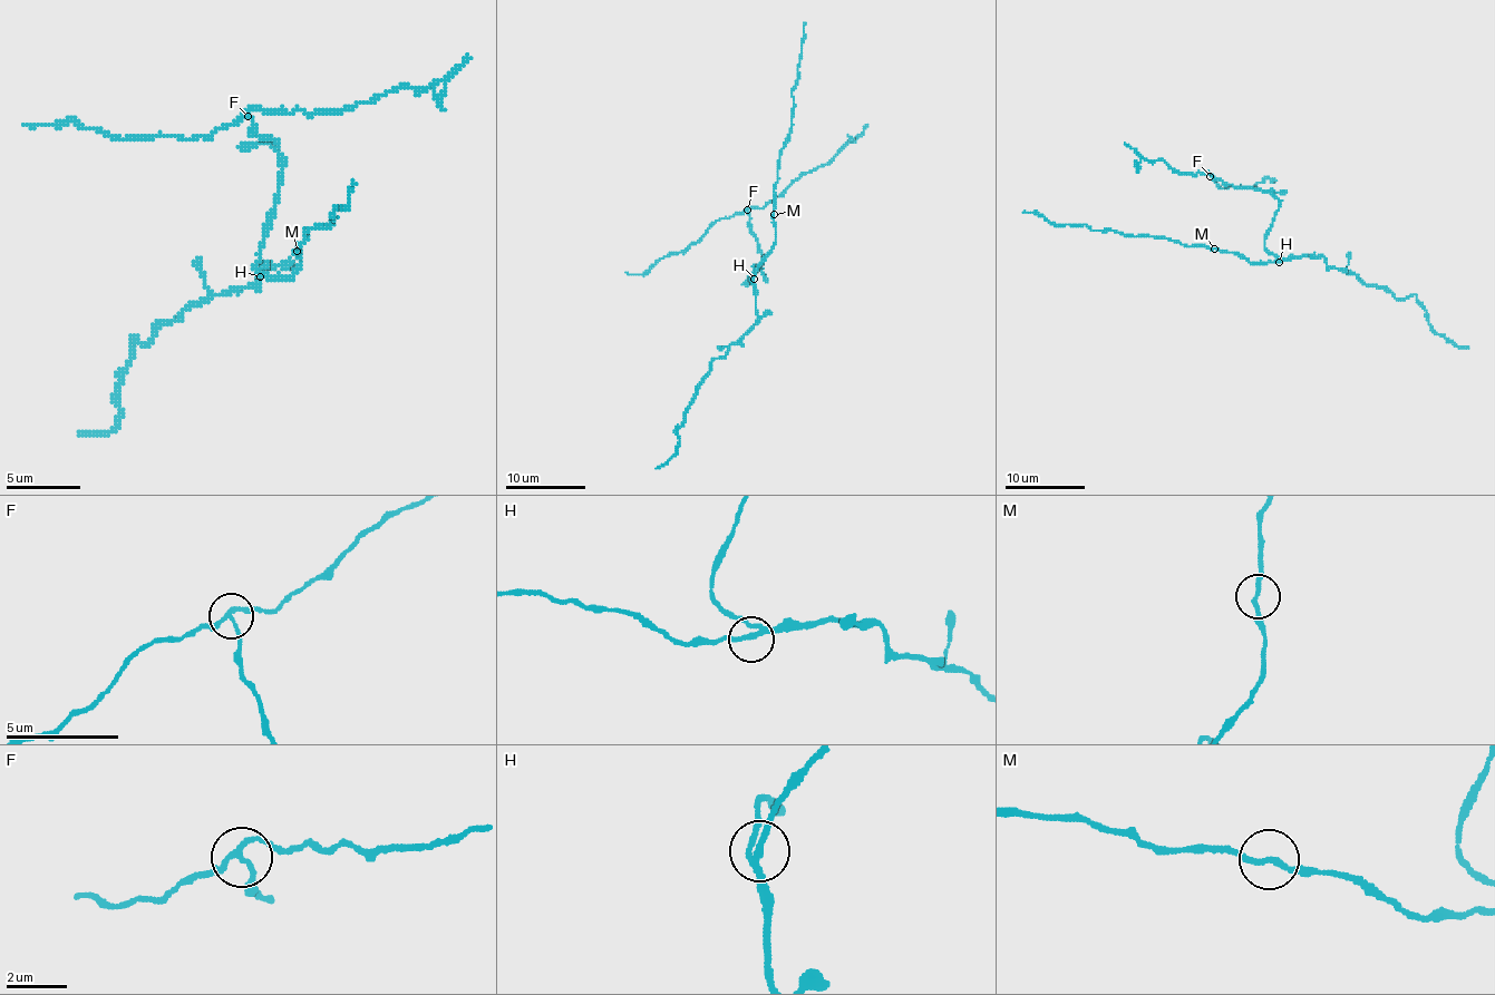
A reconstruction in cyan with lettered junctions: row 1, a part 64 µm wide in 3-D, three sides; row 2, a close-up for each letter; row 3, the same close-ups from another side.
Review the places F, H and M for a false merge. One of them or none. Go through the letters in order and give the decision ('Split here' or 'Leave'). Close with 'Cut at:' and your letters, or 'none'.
F: Split here
H: Leave
M: Leave
Cut at: F

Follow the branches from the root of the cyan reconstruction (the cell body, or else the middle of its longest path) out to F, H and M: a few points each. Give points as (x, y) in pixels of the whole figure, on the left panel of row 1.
F: (260, 251), (268, 217), (274, 210), (282, 158), (274, 150), (279, 143), (263, 139), (249, 117)
H: (260, 251), (256, 265), (260, 276)
M: (260, 251), (256, 269), (263, 276), (290, 276), (301, 265), (297, 251)

